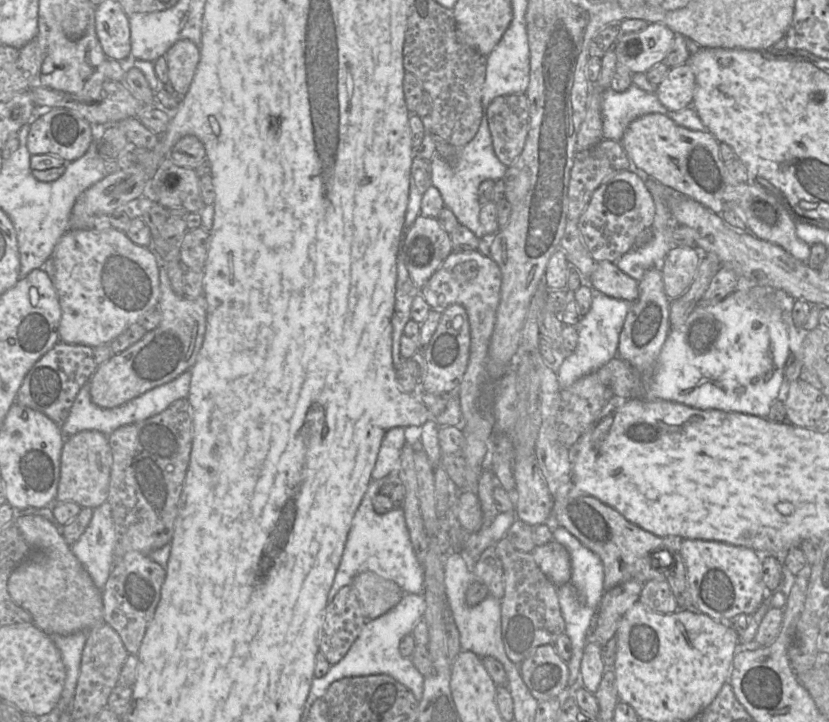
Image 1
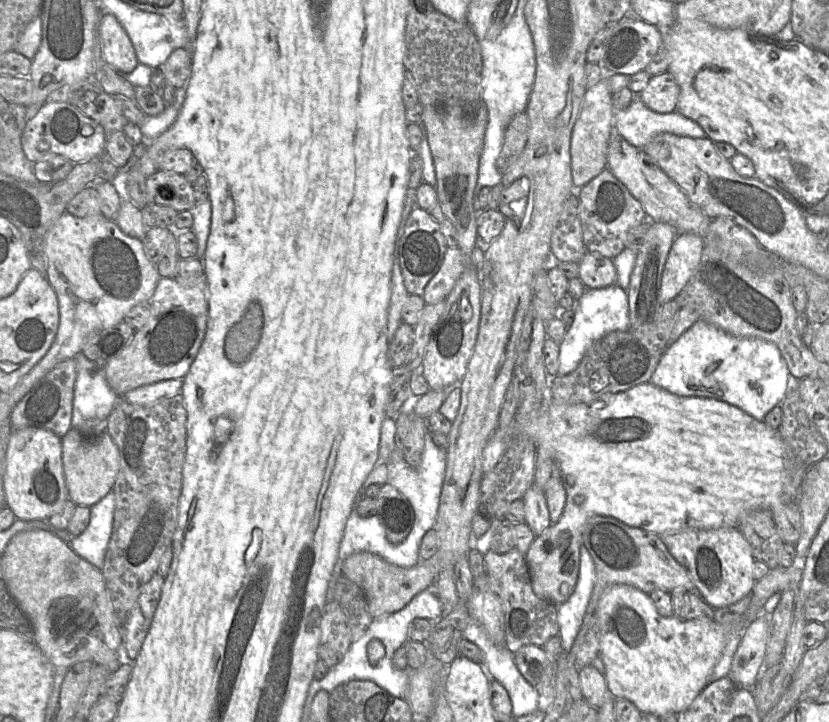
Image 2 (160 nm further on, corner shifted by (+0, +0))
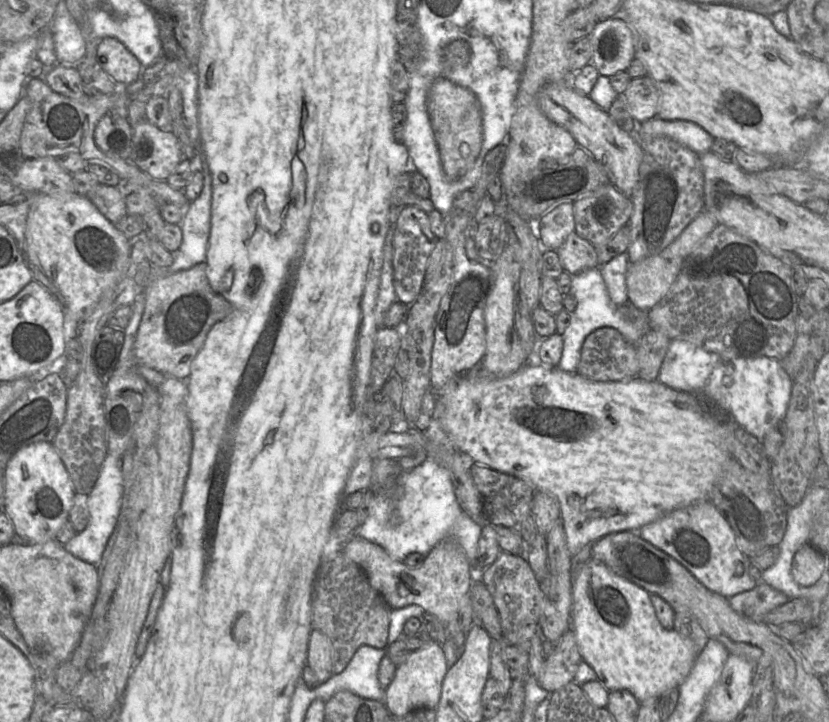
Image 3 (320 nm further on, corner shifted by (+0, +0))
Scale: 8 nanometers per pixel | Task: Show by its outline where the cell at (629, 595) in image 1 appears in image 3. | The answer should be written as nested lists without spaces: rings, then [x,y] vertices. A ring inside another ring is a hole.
[[[568,629],[560,640],[554,644],[553,653],[545,659],[543,669],[537,679],[538,684],[549,693],[559,690],[573,681],[581,661],[582,657],[576,643],[574,632]]]

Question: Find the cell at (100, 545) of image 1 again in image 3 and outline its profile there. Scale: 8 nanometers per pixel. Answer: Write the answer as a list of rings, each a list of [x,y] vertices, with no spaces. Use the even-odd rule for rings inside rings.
[[[108,453],[101,465],[93,488],[87,494],[87,506],[89,509],[88,524],[84,530],[76,533],[69,542],[63,544],[64,548],[75,557],[97,565],[117,524],[122,507],[122,498],[123,476],[120,459]]]

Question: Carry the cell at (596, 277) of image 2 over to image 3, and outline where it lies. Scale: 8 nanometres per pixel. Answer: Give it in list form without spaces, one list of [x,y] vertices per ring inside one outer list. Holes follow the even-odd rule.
[[[575,231],[555,251],[564,271],[570,275],[599,266],[595,247],[589,241],[581,238]]]

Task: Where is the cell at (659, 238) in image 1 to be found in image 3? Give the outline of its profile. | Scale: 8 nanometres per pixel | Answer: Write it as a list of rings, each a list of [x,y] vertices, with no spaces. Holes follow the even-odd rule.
[[[627,252],[619,254],[606,264],[600,266],[610,299],[615,305],[625,305],[628,301],[626,273],[629,267]]]

